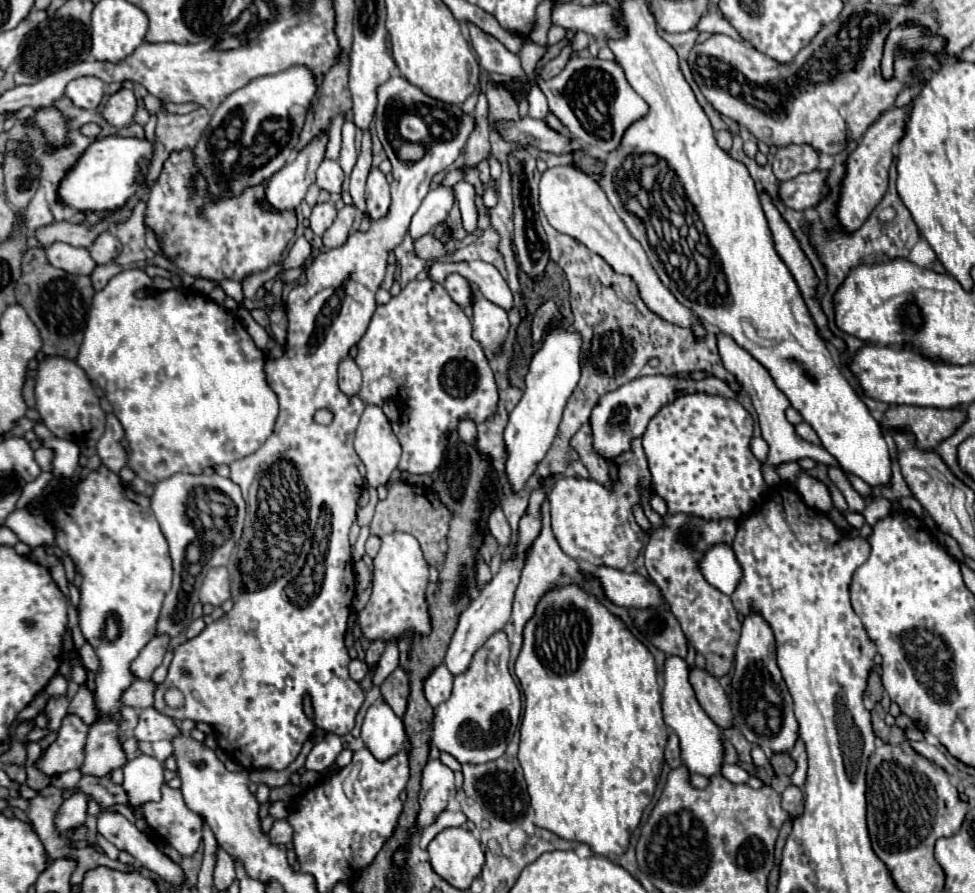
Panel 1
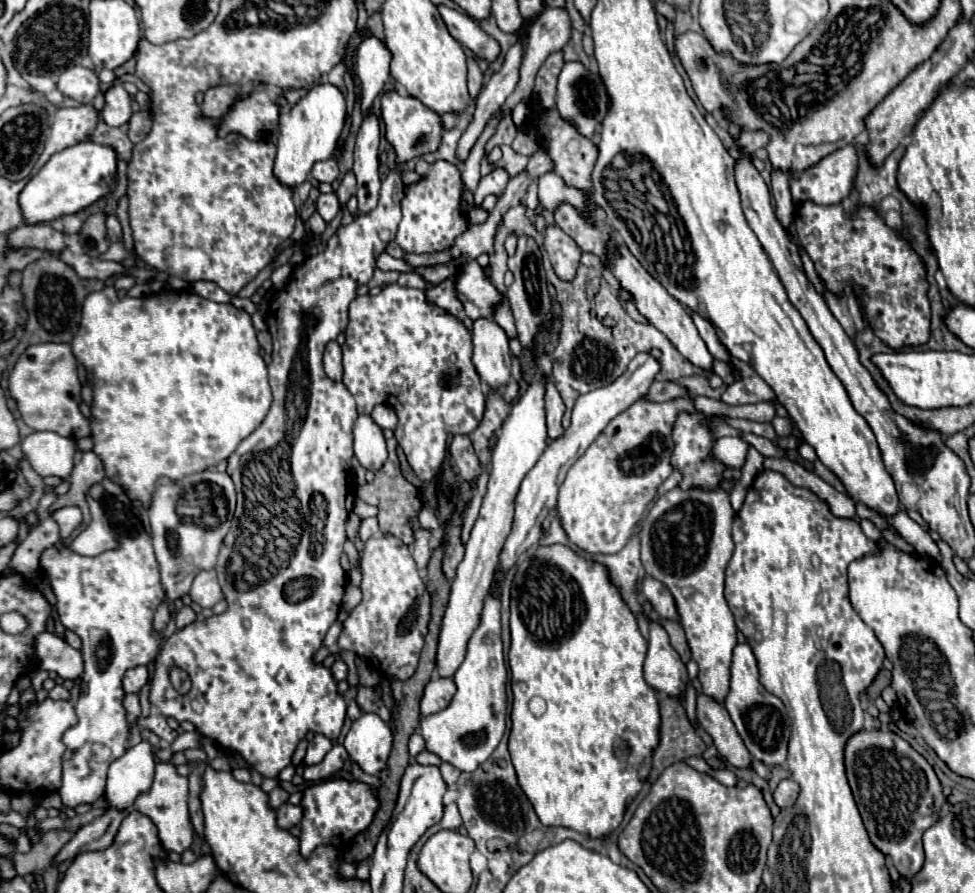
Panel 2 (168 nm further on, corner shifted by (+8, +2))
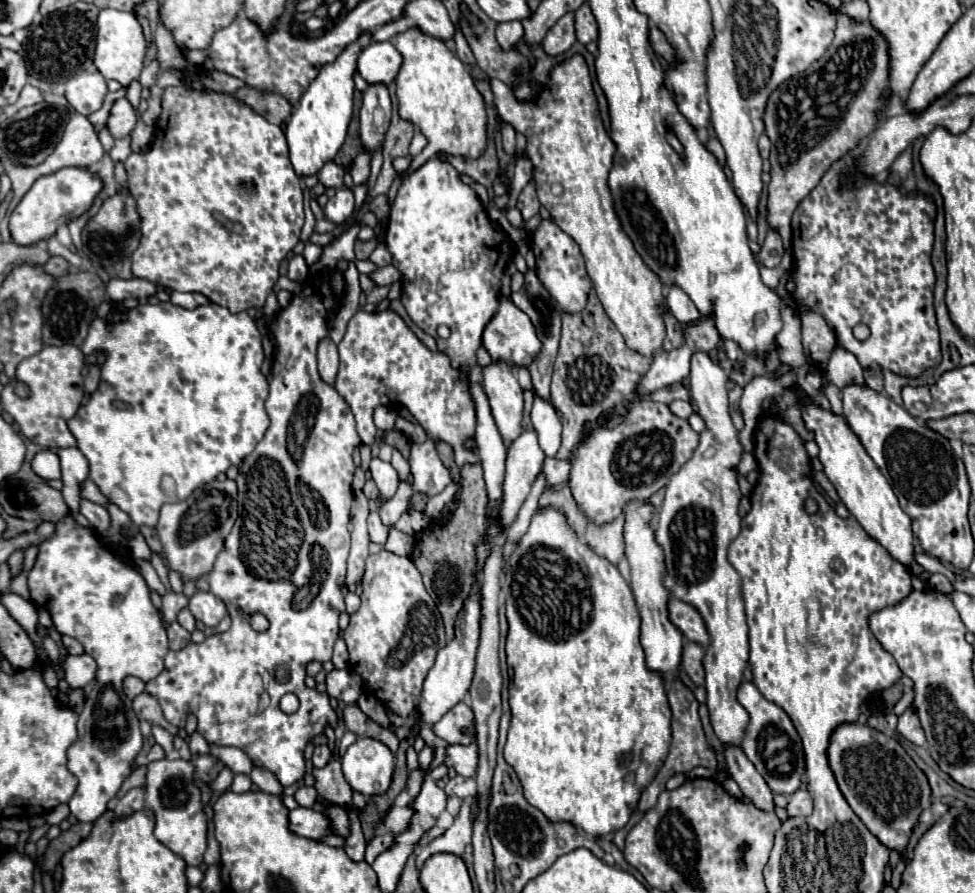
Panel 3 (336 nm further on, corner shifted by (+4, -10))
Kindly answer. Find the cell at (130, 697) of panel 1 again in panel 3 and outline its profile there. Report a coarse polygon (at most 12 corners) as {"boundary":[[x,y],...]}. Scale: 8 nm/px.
{"boundary":[[125,677],[123,689],[129,699],[145,691],[137,677]]}

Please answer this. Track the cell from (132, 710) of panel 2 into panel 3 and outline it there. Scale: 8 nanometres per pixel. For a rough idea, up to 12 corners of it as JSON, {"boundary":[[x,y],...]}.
{"boundary":[[147,691],[133,699],[141,721],[161,725],[171,735],[177,727],[165,721],[161,705]]}

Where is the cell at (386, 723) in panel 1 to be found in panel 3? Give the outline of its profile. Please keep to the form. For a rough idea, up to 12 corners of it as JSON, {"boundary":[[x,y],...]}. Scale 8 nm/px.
{"boundary":[[357,739],[341,757],[361,795],[385,795],[395,769],[387,745]]}

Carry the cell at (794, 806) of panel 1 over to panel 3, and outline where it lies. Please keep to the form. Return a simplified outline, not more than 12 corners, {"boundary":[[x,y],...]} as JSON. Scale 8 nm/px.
{"boundary":[[807,789],[789,797],[787,815],[807,817],[813,811],[813,797]]}

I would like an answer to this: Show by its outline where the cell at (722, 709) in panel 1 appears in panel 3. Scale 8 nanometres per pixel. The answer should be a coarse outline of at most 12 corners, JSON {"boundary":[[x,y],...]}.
{"boundary":[[725,747],[727,769],[743,795],[773,811],[773,791],[739,747]]}

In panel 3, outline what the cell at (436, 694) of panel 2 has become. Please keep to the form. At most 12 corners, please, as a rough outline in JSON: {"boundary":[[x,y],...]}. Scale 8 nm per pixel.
{"boundary":[[457,703],[433,725],[451,745],[475,741],[471,707]]}

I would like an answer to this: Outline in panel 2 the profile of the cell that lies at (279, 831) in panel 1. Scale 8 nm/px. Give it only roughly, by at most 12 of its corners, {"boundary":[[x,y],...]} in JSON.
{"boundary":[[283,803],[277,809],[281,829],[295,827],[303,817],[299,805]]}

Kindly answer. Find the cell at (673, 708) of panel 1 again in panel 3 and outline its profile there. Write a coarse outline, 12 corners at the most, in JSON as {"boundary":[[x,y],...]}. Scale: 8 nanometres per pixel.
{"boundary":[[629,501],[625,557],[649,669],[675,677],[685,637],[669,619],[665,553],[647,501]]}

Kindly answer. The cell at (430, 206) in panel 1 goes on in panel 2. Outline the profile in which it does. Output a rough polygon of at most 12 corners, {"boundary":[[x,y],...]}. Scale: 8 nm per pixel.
{"boundary":[[521,41],[477,97],[473,121],[457,143],[465,163],[485,125],[519,81]]}

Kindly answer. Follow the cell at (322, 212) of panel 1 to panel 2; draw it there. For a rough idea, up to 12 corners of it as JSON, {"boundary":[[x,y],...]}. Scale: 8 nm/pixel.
{"boundary":[[335,193],[319,195],[317,213],[329,223],[339,213]]}

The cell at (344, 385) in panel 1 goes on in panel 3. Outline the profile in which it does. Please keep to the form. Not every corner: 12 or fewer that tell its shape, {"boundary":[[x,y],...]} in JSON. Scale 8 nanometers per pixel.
{"boundary":[[323,337],[317,347],[319,375],[333,383],[339,369],[337,345]]}

